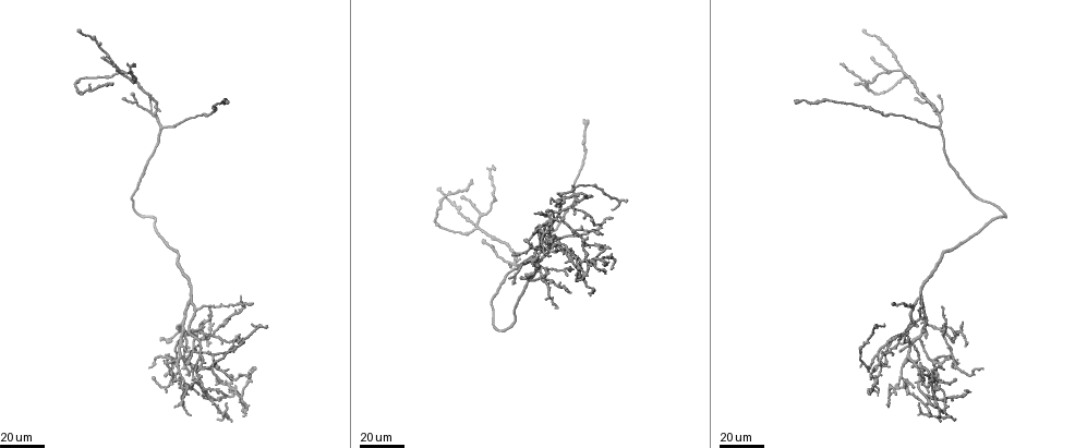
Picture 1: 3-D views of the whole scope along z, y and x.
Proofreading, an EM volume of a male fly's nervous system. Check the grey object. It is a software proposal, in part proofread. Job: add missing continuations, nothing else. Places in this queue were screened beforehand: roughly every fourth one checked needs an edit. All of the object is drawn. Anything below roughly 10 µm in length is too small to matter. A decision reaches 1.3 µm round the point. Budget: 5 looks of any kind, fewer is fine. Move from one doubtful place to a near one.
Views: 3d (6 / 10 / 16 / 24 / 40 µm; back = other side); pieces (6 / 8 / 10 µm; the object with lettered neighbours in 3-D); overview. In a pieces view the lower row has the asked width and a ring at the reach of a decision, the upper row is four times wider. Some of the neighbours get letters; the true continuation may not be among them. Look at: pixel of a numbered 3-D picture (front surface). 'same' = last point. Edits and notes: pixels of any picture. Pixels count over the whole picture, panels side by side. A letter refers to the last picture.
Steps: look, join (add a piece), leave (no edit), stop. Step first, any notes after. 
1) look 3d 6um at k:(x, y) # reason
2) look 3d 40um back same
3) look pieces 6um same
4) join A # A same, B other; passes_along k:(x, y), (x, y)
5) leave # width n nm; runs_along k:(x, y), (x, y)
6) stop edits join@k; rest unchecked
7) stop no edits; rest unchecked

look 3d 40um at 1:(940, 363) # an open end

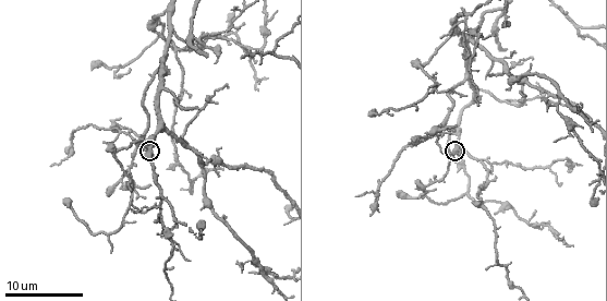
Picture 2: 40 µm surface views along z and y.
look pieces 6um at 2:(459, 152)

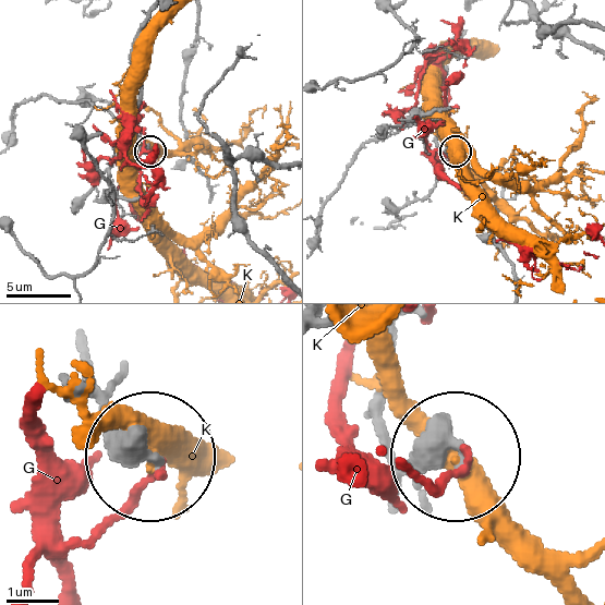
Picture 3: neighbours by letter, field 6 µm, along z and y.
leave # G other, K other; runs_along 3:(75, 391), (148, 452); no lettered piece goes on from it

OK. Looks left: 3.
look pieces 6um at 2:(196, 107) # free end

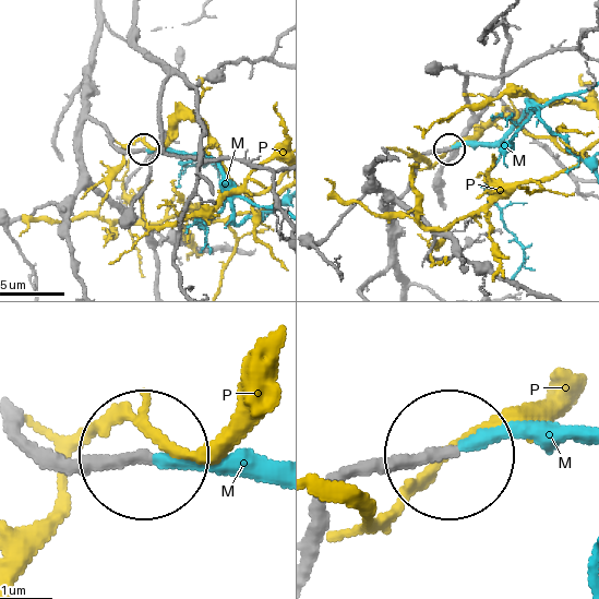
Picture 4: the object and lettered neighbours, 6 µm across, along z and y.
join M # M same, P other; passes_along 4:(316, 512), (390, 464), (573, 439); it goes on there

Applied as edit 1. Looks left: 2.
look 3d 24um at 1:(133, 96) # free end

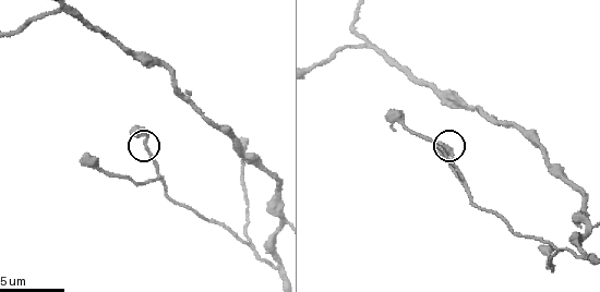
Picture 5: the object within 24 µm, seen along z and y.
look pieces 8um at 5:(441, 144)

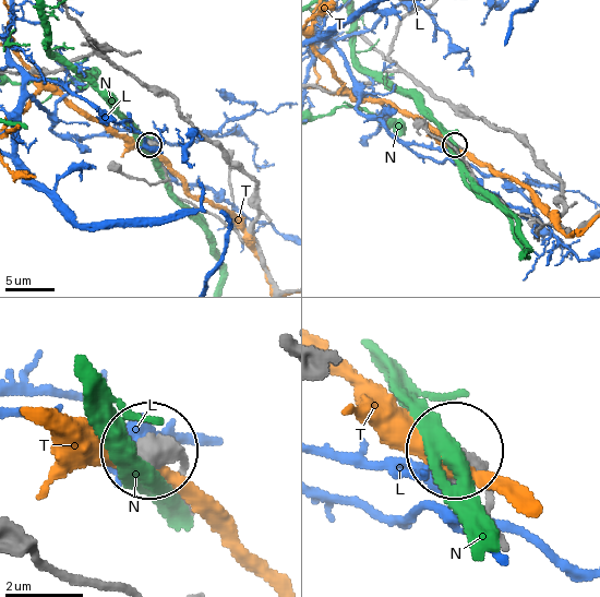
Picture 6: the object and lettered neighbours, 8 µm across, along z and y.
leave # width 510 nm; L other, N other, T other; none of them fits

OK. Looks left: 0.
stop edits join@4; rest unchecked

